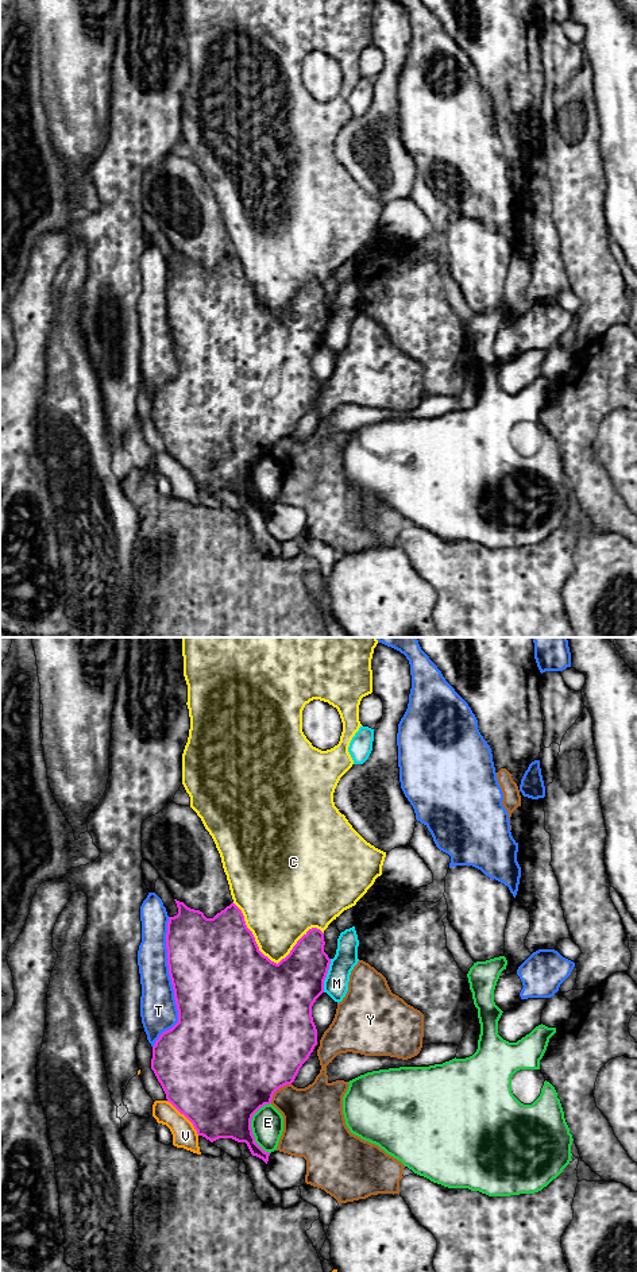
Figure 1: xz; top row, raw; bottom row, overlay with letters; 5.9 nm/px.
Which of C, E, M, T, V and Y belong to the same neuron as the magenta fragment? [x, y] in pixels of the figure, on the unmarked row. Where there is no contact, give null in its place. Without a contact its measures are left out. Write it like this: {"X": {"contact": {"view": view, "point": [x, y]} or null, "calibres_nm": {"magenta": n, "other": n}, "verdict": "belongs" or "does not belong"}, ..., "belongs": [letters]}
{"C": {"contact": {"view": "xz", "point": [267, 309]}, "calibres_nm": {"magenta": 500, "other": 360}, "verdict": "does not belong"}, "E": {"contact": {"view": "xz", "point": [250, 478]}, "calibres_nm": {"magenta": 440, "other": 190}, "verdict": "does not belong"}, "M": {"contact": {"view": "xz", "point": [325, 327]}, "calibres_nm": {"magenta": 340, "other": 140}, "verdict": "does not belong"}, "T": {"contact": {"view": "xz", "point": [172, 335]}, "calibres_nm": {"magenta": 500, "other": 220}, "verdict": "does not belong"}, "V": {"contact": {"view": "xz", "point": [185, 467]}, "calibres_nm": {"magenta": 500, "other": 150}, "verdict": "does not belong"}, "Y": {"contact": {"view": "xz", "point": [277, 440]}, "calibres_nm": {"magenta": 500, "other": 320}, "verdict": "does not belong"}, "belongs": []}

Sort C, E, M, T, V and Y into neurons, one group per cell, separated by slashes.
C / E / M / T / V / Y

